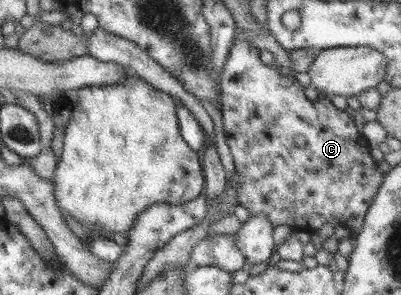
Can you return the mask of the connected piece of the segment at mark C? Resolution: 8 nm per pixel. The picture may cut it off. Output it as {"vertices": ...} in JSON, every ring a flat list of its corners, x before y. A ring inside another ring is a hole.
{"vertices":[[233,38,232,44,230,44,230,50,228,50,226,60,219,74,219,94,220,114,223,118,225,142,231,152,237,175,240,175,241,178,240,184,237,186,237,204,246,208,252,215,256,213,266,215,273,227,279,224,286,224,286,226,289,226,292,230,312,233,318,230,325,222,336,218,335,225,348,228,351,235,354,236,354,234,361,229,362,218,364,218,373,197,376,196,384,174,378,170,378,162,372,159,369,153,369,144,365,138,358,133,358,130,356,130,352,118,350,118,345,111,336,109,336,107,330,103,330,96,314,97,313,94,310,94,304,86,300,85,300,83,294,79,293,73,282,76,275,64,263,64,260,61,259,51,248,42,248,39,245,40,244,38],[297,134,304,136,305,145,302,148,296,146,296,142,294,141]]}

